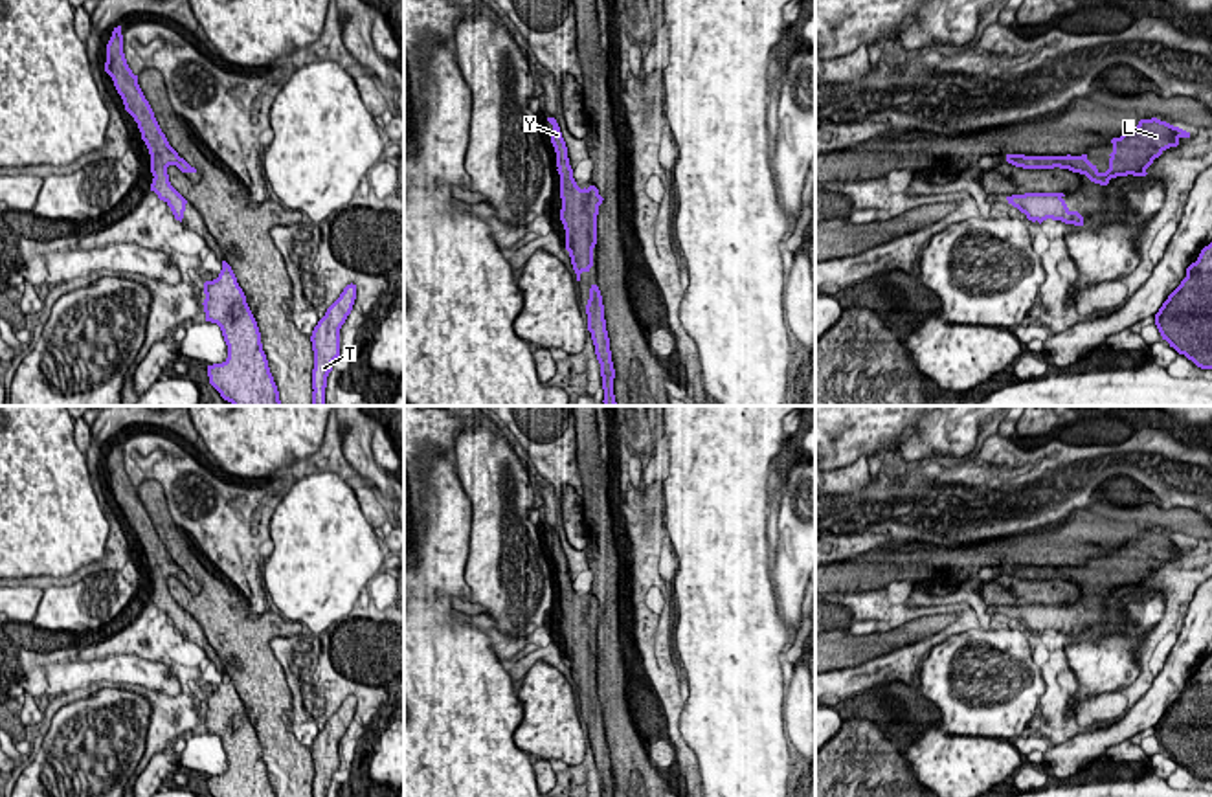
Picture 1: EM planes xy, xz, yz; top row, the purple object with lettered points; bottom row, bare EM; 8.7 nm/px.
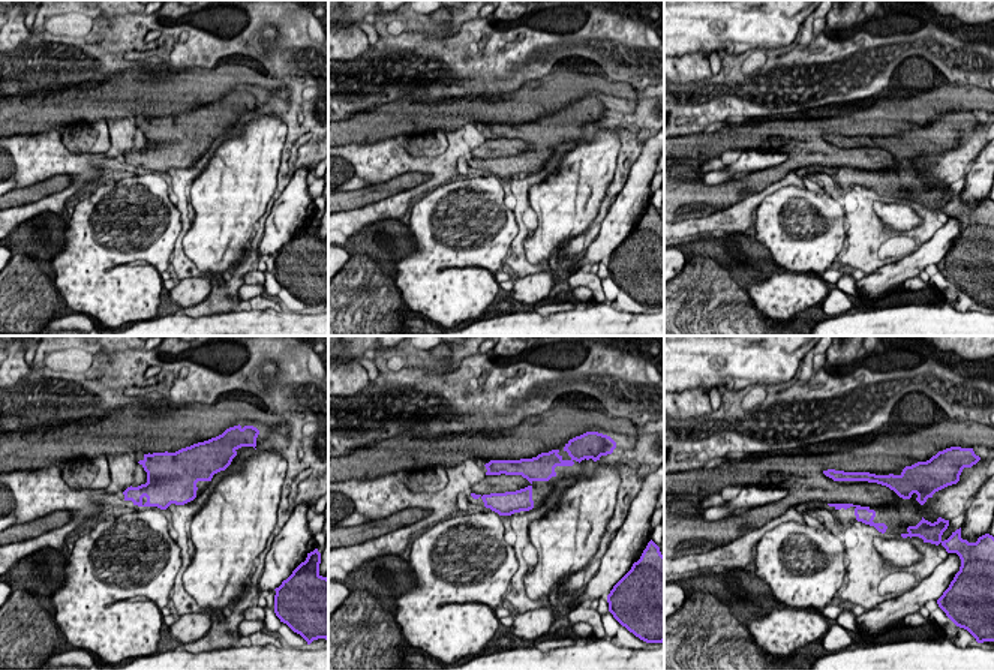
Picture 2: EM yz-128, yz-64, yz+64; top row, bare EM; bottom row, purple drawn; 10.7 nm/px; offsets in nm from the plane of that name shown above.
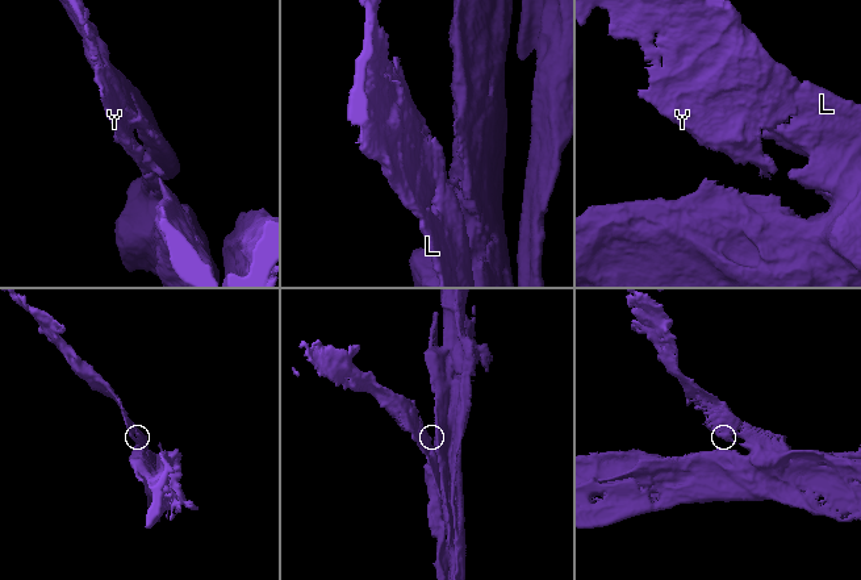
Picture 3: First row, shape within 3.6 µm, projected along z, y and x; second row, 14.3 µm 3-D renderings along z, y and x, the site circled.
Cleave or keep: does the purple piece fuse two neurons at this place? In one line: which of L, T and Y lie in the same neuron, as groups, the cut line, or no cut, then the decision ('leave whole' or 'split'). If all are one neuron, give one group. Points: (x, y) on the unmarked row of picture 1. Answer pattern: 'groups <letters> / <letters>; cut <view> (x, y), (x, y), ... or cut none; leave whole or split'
groups L T Y; cut none; leave whole

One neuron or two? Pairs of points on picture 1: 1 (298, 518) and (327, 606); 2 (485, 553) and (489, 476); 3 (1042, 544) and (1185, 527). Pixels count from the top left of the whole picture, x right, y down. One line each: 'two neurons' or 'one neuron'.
1: one neuron
2: one neuron
3: one neuron

